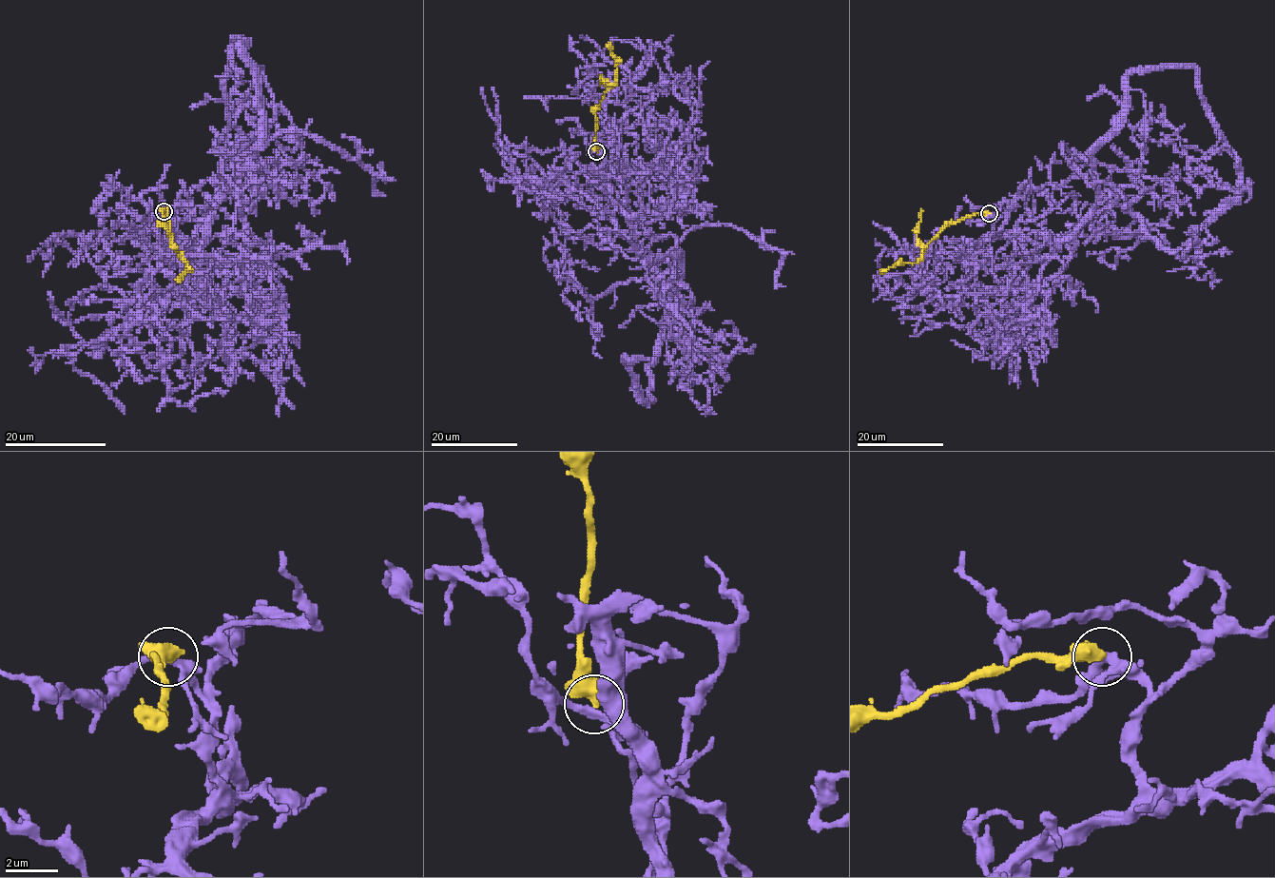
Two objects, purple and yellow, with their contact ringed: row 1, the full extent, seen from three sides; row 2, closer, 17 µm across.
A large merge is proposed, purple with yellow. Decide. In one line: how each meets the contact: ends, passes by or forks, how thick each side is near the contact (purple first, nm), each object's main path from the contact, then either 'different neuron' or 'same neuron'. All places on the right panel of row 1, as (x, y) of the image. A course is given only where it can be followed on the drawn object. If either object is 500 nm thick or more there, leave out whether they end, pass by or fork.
240/600 nm | purple via (988, 213), (996, 235), (1065, 240), (1097, 197), (1090, 149), (1130, 73), (1193, 68), (1238, 173), (1197, 261) | yellow via (988, 213), (973, 213), (948, 224), (913, 263), (896, 263), (879, 272) | different neuron

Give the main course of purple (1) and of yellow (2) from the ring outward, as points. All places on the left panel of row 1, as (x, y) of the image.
1: (163, 211), (178, 244), (197, 247), (257, 152), (241, 40), (222, 183), (196, 230), (226, 267)
2: (164, 211), (162, 211), (163, 223), (187, 270), (177, 280)

